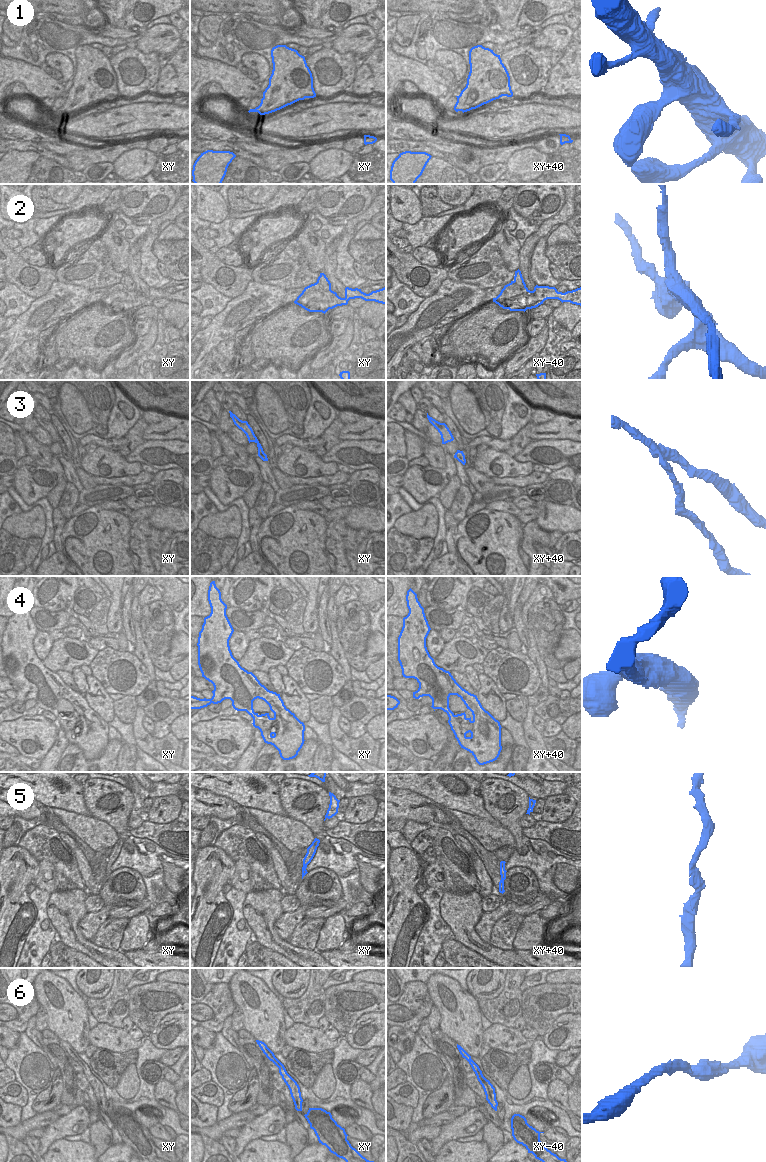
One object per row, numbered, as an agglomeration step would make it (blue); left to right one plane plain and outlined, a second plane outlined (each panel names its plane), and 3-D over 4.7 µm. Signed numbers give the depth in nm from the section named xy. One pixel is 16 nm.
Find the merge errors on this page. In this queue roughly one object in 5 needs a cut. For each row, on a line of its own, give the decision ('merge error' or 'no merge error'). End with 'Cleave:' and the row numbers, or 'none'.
1: no merge error
2: merge error
3: merge error
4: no merge error
5: no merge error
6: no merge error
Cleave: 2, 3

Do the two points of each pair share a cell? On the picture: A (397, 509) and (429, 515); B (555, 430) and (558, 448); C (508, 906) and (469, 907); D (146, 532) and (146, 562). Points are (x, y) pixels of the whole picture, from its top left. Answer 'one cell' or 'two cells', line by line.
A: two cells
B: two cells
C: two cells
D: one cell

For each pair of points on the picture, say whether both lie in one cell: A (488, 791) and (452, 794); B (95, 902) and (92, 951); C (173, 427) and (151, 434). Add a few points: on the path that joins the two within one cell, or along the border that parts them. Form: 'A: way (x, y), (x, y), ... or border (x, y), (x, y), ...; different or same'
A: border (480, 782), (480, 795), (483, 807), (489, 814); different
B: border (87, 896), (85, 900), (86, 912); different
C: way (168, 429), (156, 432); same

